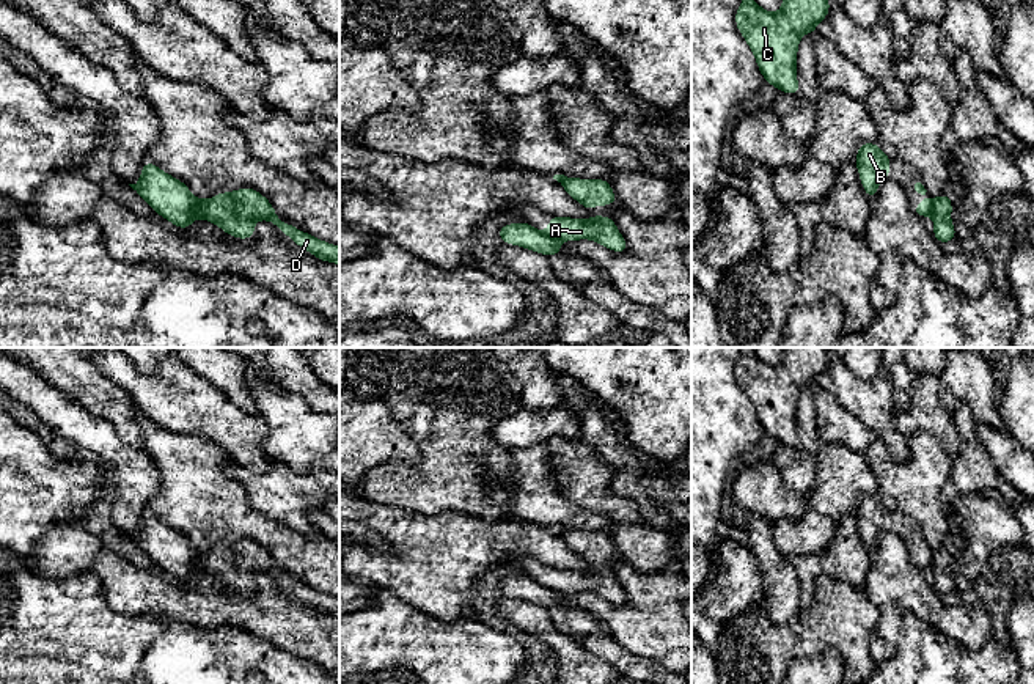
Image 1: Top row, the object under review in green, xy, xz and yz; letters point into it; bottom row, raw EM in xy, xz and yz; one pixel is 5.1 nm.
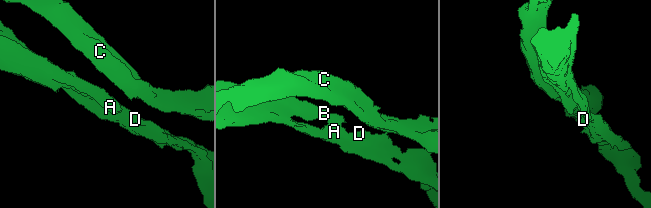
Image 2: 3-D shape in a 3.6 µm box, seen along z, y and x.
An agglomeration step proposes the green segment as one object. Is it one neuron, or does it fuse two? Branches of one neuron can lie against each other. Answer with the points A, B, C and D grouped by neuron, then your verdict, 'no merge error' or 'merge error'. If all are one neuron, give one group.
A B D / C | merge error

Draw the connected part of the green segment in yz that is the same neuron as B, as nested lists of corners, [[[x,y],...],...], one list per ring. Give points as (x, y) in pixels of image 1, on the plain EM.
[[[860,495],[855,516],[861,538],[872,552],[877,547],[878,535],[889,530],[891,511],[877,495]]]

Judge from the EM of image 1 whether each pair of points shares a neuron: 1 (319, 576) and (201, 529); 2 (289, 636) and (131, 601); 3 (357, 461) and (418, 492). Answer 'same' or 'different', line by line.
1: same
2: same
3: different

